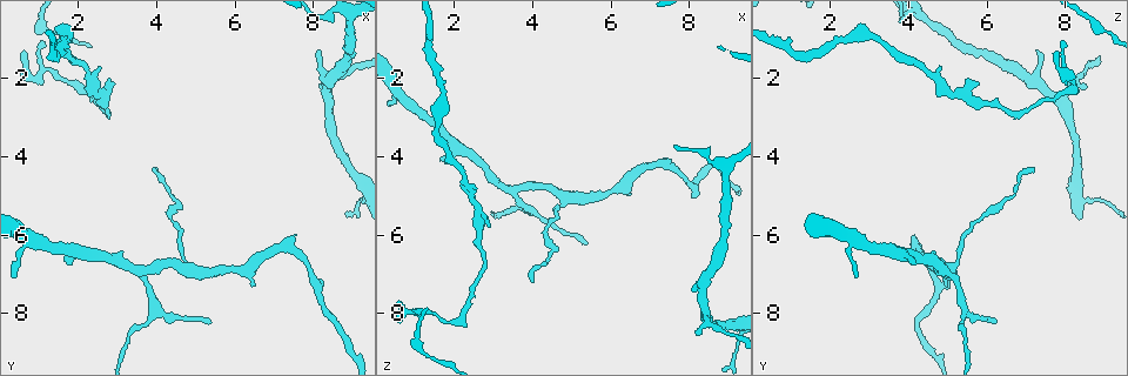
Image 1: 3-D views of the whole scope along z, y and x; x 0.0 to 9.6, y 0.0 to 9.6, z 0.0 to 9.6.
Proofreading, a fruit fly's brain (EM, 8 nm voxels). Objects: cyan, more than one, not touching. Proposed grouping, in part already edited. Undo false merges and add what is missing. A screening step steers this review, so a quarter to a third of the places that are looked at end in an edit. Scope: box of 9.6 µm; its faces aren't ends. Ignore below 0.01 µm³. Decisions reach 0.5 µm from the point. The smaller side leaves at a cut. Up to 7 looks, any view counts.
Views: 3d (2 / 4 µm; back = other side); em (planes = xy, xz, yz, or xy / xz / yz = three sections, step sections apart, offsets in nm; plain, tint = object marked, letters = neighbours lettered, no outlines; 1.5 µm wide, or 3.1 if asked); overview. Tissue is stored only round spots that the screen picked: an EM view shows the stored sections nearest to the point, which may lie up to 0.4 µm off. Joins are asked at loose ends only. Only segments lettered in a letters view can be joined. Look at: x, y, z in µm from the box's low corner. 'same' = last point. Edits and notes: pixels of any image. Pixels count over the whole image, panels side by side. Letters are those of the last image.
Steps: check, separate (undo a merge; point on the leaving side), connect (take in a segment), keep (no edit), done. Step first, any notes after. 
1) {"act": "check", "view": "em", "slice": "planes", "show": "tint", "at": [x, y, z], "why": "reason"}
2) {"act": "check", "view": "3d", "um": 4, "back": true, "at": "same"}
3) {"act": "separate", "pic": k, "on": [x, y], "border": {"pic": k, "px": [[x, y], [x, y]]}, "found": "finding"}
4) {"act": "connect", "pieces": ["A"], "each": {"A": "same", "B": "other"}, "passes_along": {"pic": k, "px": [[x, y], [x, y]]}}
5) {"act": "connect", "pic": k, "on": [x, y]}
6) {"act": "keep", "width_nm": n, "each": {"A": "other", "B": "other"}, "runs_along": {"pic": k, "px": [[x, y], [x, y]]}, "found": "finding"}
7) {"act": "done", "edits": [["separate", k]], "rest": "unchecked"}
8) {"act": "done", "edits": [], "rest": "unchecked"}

{"act": "check", "view": "em", "slice": "yz", "step": 4, "show": "tint", "at": [8.10, 1.30, 7.30]}

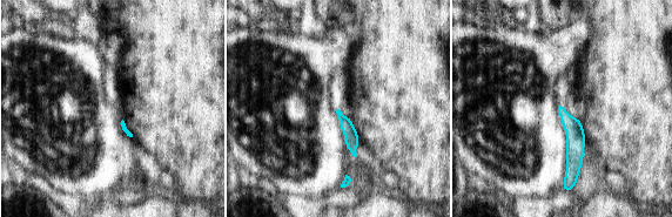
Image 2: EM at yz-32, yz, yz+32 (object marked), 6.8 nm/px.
{"act": "check", "view": "em", "slice": "planes", "show": "letters", "at": "same", "why": "cut it another way"}

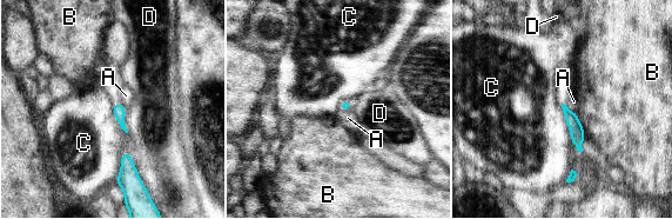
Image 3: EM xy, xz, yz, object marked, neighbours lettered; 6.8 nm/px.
{"act": "keep", "longest_contact_nm": ["C", 360], "each": {"A": "other", "B": "other", "C": "other", "D": "other"}, "border": {"pic": 3, "px": [[563, 103], [570, 140], [582, 152]]}, "found": "none of them fits"}

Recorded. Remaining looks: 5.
{"act": "check", "view": "3d", "um": 4, "at": [1.75, 6.75, 4.05], "why": "branch stops here"}

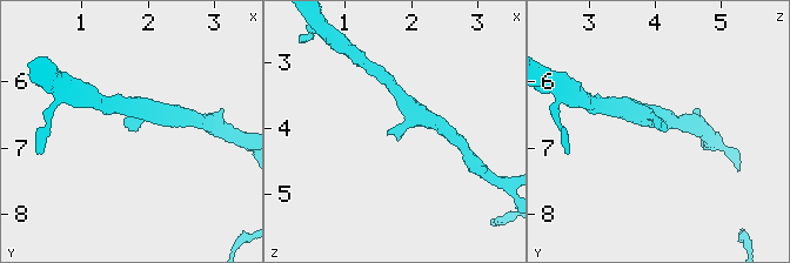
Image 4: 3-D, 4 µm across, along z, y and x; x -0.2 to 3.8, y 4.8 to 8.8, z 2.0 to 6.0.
{"act": "check", "view": "em", "slice": "planes", "show": "tint", "at": [1.70, 6.75, 4.05], "why": "shape alone is not enough"}

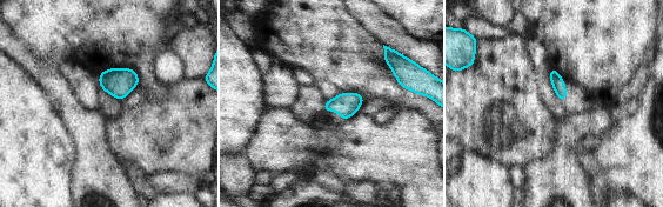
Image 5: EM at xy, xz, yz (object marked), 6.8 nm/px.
{"act": "check", "view": "em", "slice": "planes", "show": "letters", "at": "same", "why": "see the neighbours"}

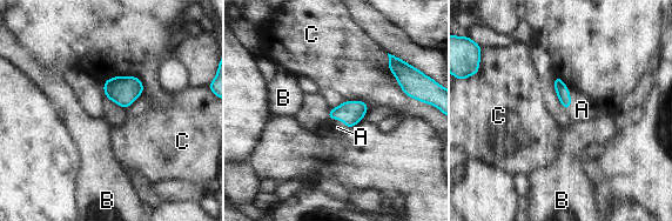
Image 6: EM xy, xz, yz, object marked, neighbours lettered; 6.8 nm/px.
{"act": "connect", "pieces": ["A"], "each": {"A": "same", "B": "other", "C": "other"}, "passes_along": {"pic": 6, "px": [[563, 93], [570, 98], [582, 109]]}, "found": "it goes on there"}

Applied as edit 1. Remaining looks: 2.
{"act": "done", "edits": [["connect", 6]], "rest": "unchecked"}

